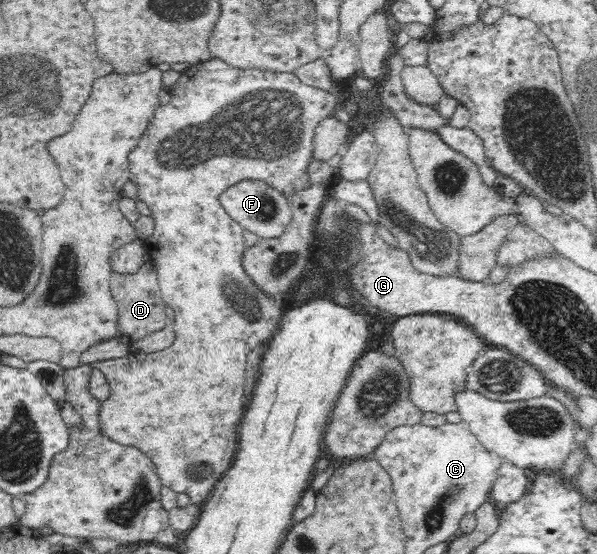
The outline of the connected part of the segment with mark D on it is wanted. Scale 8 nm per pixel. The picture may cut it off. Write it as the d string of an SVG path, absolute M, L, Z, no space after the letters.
M144 263L134 274L113 272L109 284L118 307L115 338L120 342L134 347L150 333L170 326L170 321L166 317L166 305L159 290L157 273L150 263Z

